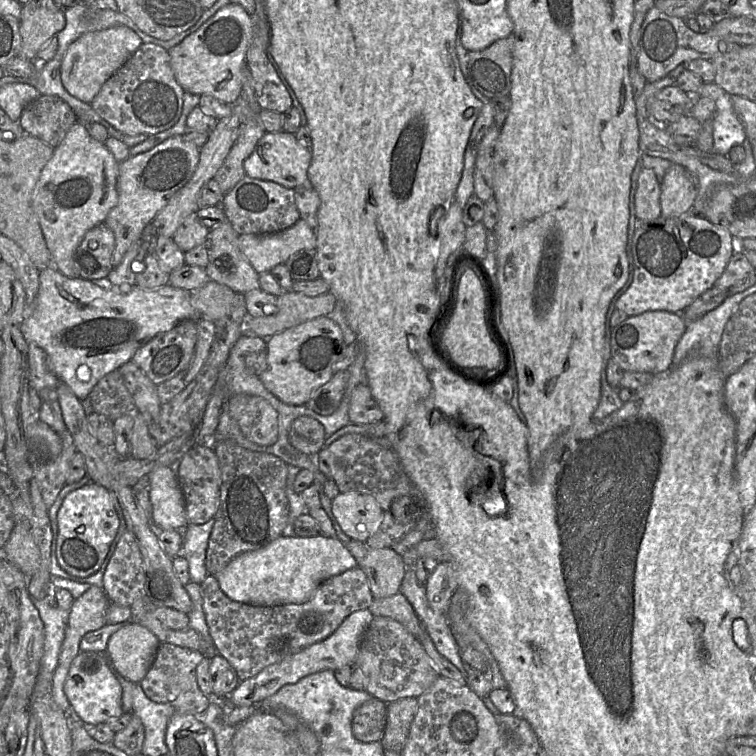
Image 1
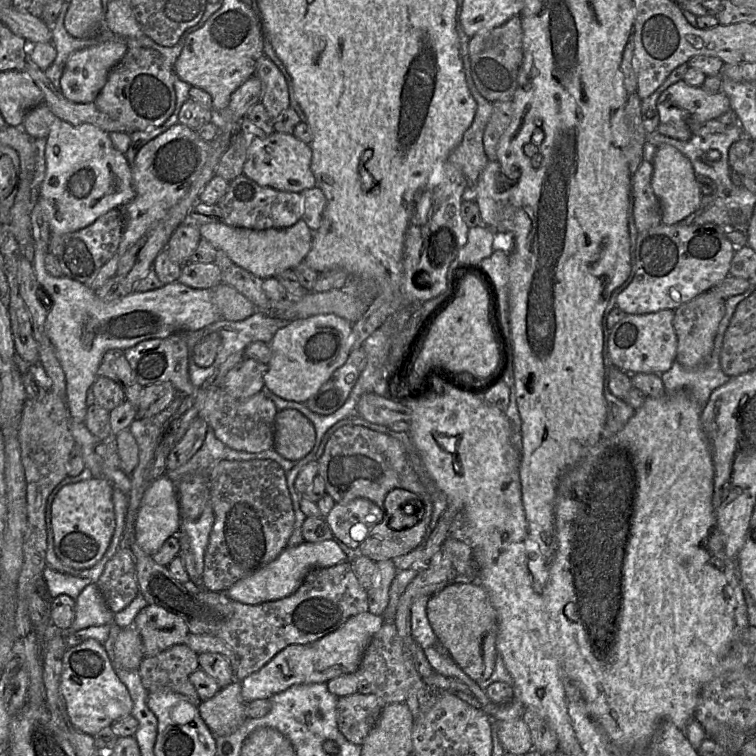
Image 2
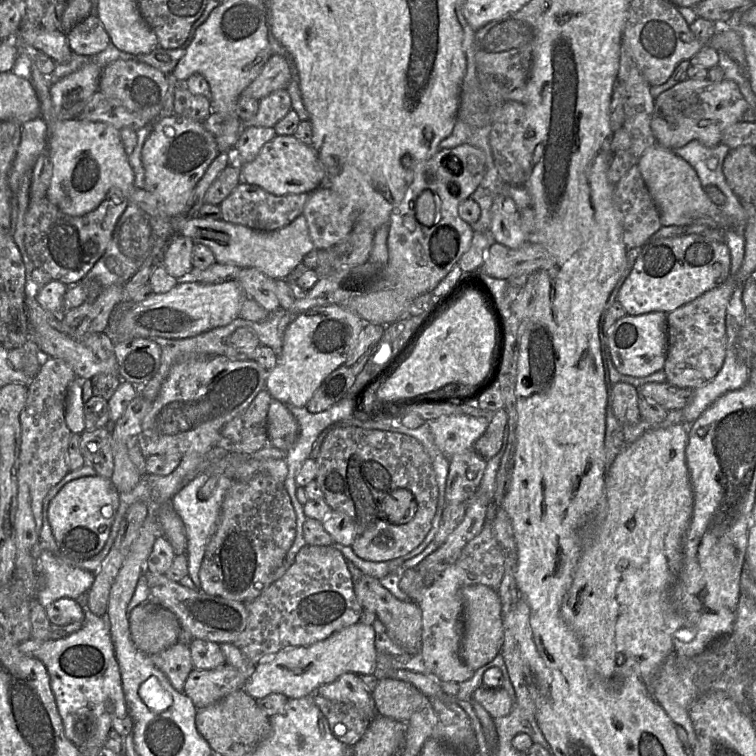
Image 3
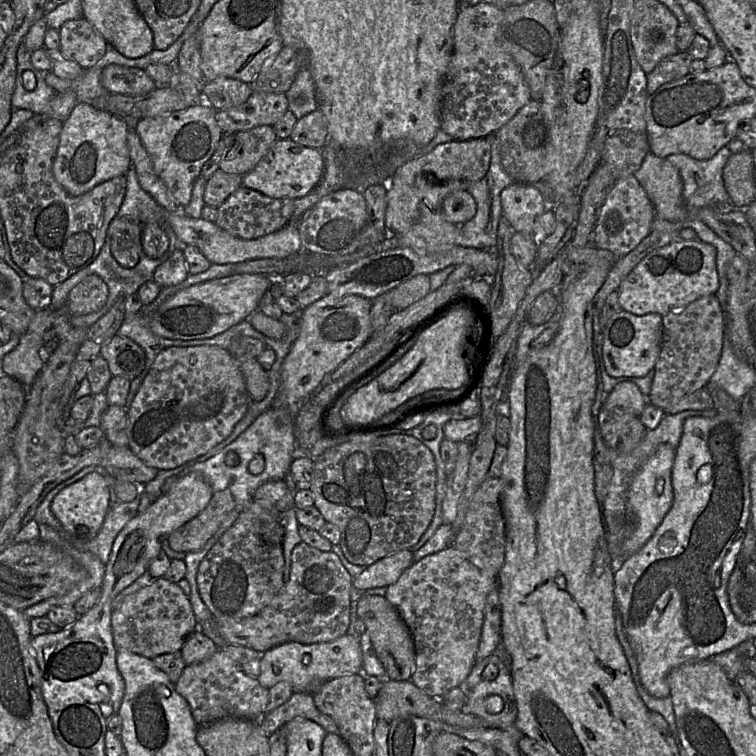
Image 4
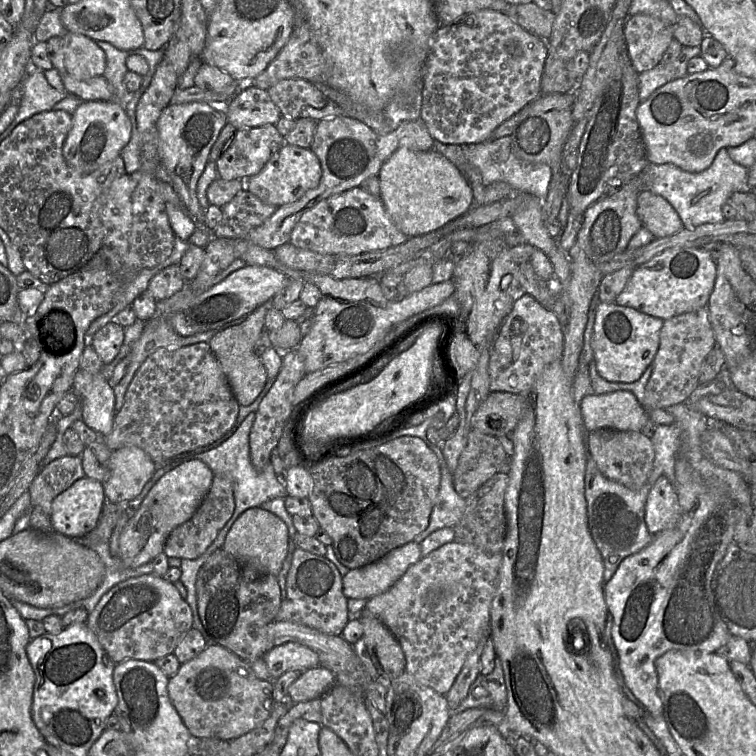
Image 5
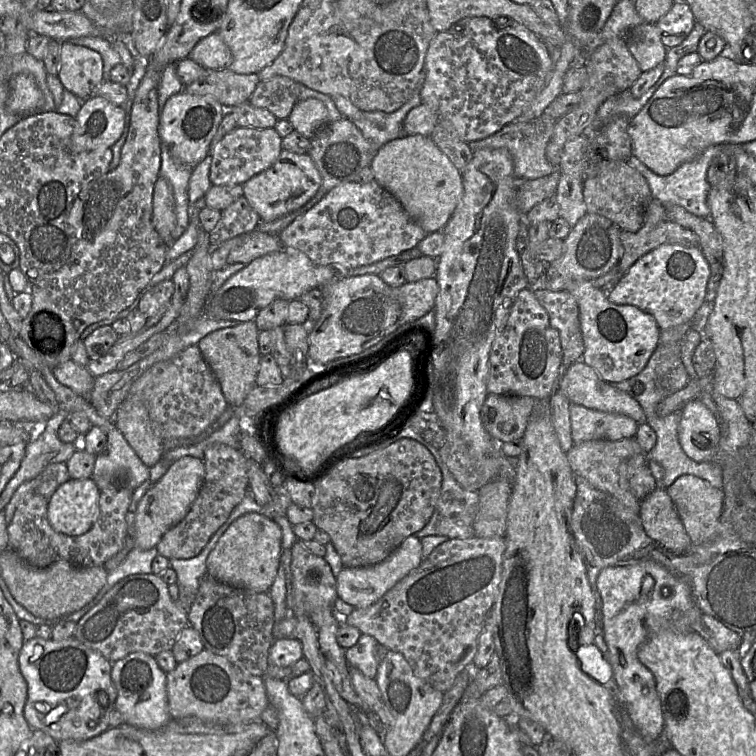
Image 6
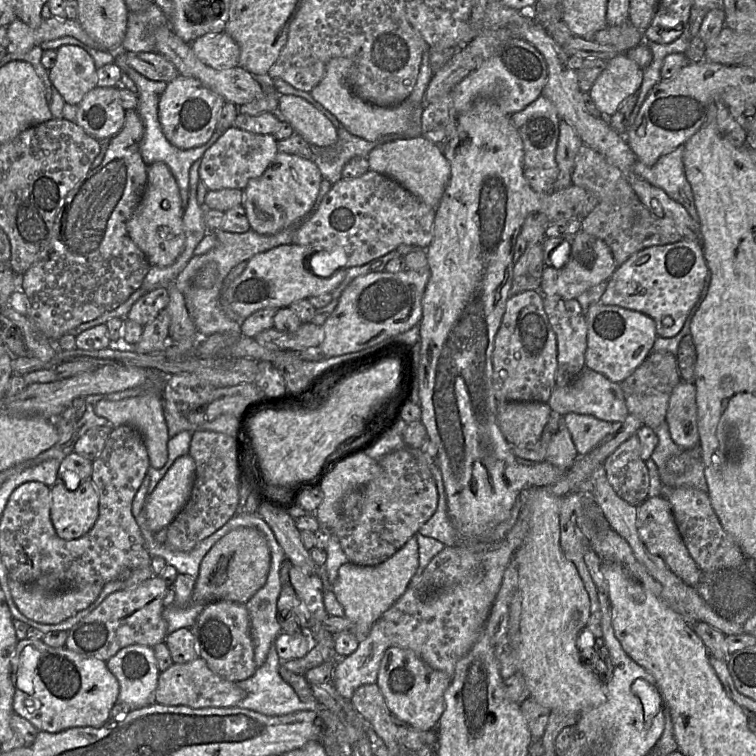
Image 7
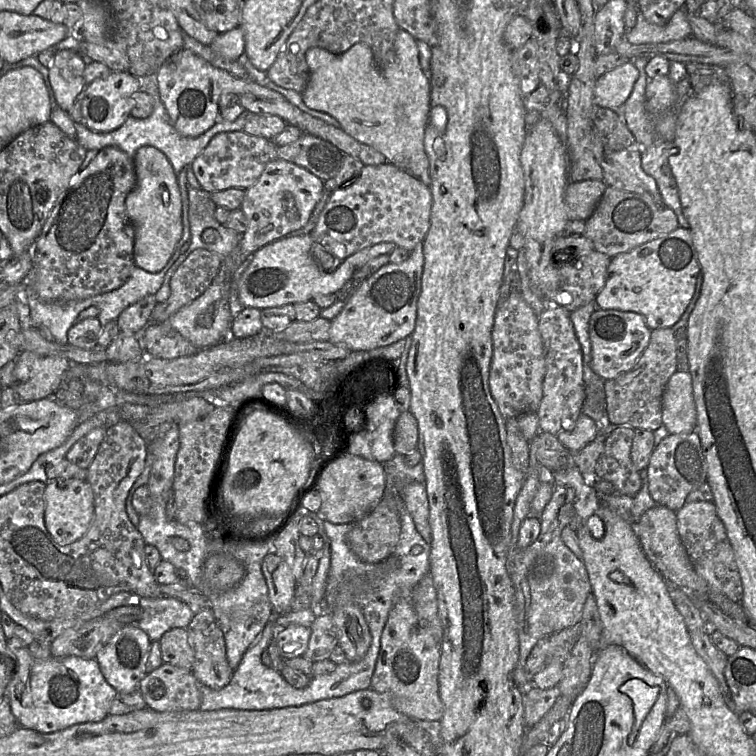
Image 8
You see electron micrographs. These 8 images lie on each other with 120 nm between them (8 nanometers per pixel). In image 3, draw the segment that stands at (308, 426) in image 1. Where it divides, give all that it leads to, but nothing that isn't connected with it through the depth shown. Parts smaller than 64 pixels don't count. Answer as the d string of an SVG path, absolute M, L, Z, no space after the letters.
M272 398L267 414L268 442L287 452L297 441L299 425L296 418L278 400Z

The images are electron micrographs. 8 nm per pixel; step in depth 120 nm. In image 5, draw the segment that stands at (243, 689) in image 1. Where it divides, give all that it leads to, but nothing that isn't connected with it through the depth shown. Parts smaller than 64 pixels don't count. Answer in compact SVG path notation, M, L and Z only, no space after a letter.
M297 642L272 648L263 657L273 681L288 671L299 671L320 666L319 657L312 649Z

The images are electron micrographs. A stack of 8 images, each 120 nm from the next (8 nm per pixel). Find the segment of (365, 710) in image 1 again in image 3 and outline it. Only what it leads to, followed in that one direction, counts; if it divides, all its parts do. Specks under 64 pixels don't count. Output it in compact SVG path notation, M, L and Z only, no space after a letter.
M316 694L314 702L327 719L331 733L348 747L353 747L362 738L371 722L352 703L331 701Z

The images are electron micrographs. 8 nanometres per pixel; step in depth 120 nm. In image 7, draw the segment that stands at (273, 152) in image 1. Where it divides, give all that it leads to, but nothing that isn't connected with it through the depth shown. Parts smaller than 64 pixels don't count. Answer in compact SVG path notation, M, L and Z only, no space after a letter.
M279 152L266 171L250 180L243 189L242 205L251 230L261 235L272 235L302 218L313 208L321 182L321 171L315 162Z

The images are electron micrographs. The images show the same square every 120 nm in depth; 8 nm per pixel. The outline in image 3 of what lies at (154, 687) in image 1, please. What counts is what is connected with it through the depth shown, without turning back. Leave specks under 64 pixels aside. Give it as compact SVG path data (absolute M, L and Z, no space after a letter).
M188 644L172 647L150 656L153 664L167 677L172 687L183 692L185 682L194 669Z

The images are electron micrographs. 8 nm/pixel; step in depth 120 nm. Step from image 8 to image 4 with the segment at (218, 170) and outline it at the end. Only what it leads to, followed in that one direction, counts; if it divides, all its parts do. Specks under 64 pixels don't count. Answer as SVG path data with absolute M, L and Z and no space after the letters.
M263 125L234 134L232 147L224 155L220 170L245 175L252 171L278 140L273 126Z

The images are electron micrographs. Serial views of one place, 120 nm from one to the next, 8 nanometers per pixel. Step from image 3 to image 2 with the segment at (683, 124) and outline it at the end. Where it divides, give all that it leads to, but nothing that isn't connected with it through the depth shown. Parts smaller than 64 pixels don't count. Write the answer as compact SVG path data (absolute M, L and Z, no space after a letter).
M683 80L667 88L657 101L660 123L685 123L692 133L705 122L717 119L729 110L731 110L730 100L722 91L710 94L702 87L691 86Z

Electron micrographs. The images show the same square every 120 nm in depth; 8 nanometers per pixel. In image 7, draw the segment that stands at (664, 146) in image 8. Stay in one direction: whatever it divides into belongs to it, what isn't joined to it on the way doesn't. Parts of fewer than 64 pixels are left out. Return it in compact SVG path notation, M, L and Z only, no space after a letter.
M684 145L660 157L653 166L637 161L633 170L637 176L661 188L681 204L694 220L699 220L692 188L685 176L683 154Z

